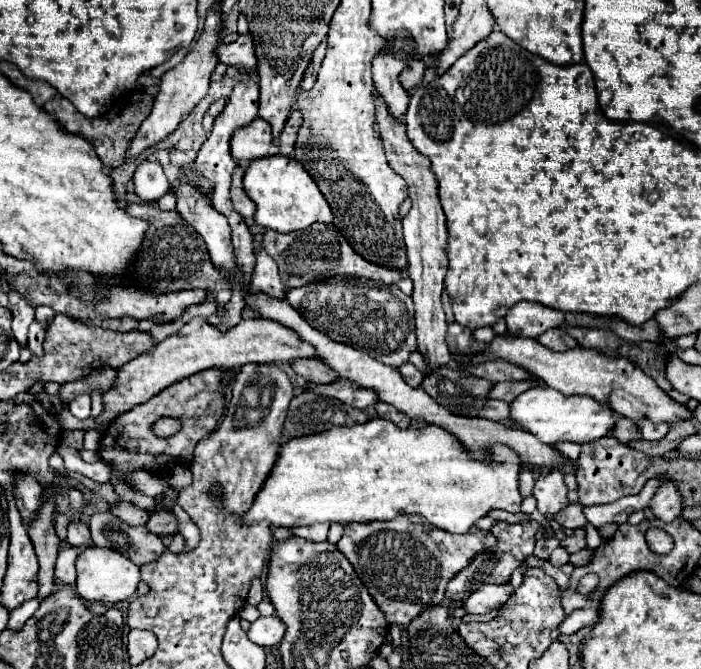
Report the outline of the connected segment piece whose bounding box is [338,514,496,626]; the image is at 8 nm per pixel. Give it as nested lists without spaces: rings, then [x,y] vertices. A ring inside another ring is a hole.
[[[396,516],[390,522],[368,522],[368,524],[348,524],[344,526],[344,536],[338,542],[340,552],[350,560],[356,574],[368,586],[370,596],[376,606],[384,612],[388,624],[406,626],[422,608],[436,606],[444,600],[446,584],[466,568],[476,554],[494,552],[496,538],[490,532],[482,532],[476,526],[466,534],[450,534],[446,530],[418,522],[414,516]],[[376,564],[382,564],[376,568]],[[390,574],[392,584],[382,588],[378,580]]]

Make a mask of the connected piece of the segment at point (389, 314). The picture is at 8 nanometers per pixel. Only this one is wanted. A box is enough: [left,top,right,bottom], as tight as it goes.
[286,276,416,366]

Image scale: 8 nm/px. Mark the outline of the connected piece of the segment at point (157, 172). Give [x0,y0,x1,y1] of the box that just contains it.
[132,160,170,202]

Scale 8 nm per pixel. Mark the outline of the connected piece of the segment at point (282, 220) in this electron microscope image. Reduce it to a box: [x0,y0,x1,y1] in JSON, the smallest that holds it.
[244,154,334,232]

